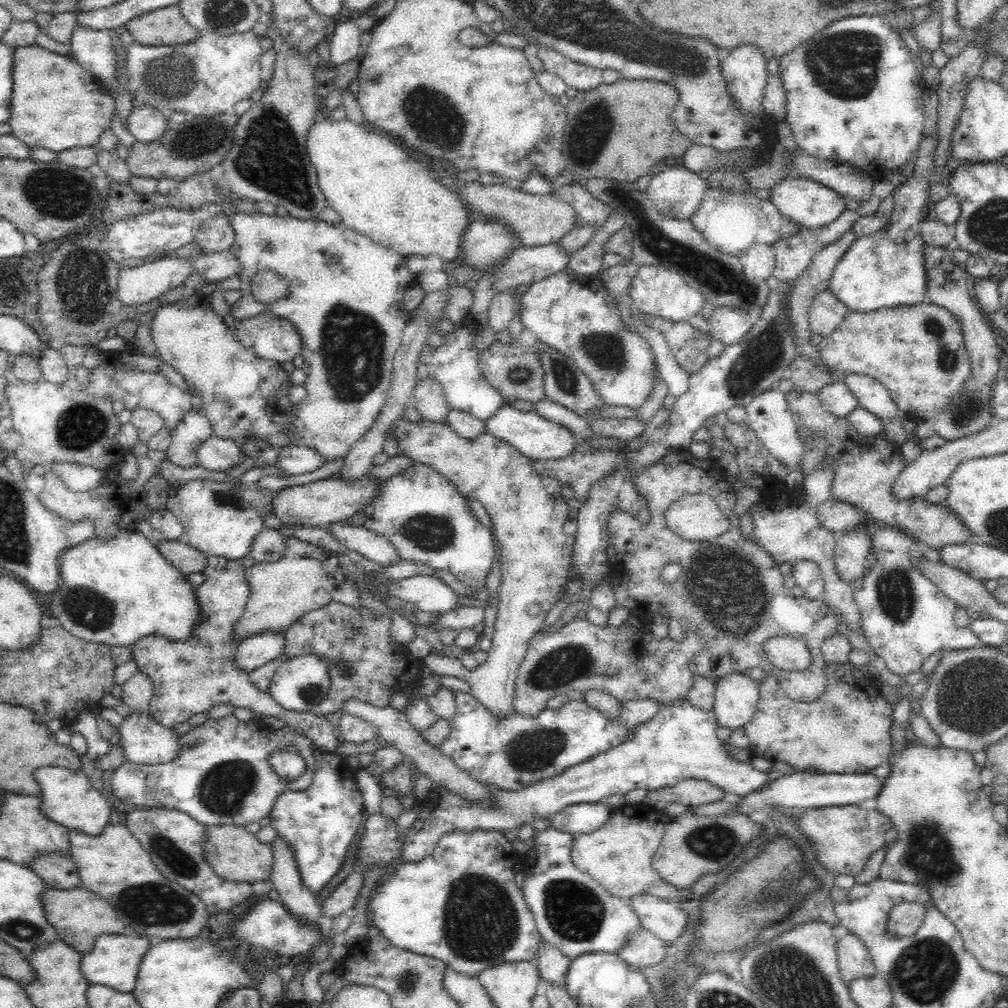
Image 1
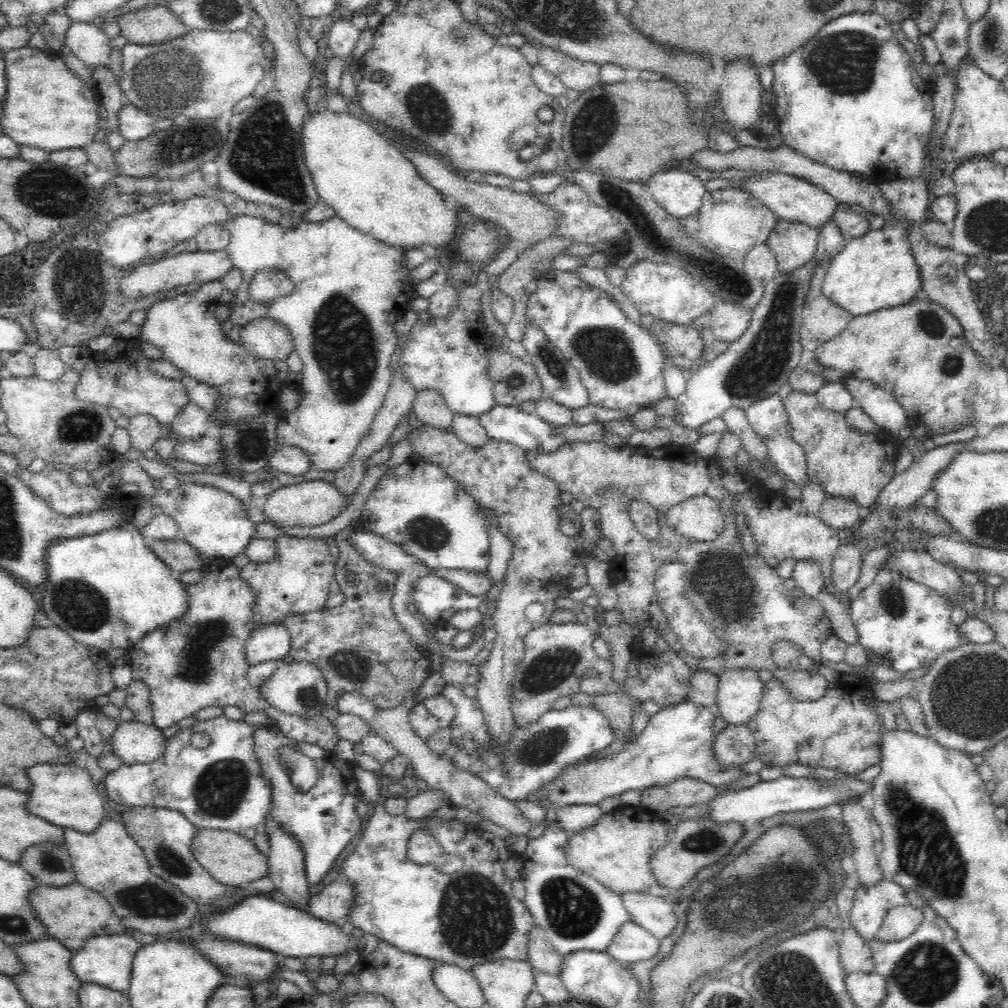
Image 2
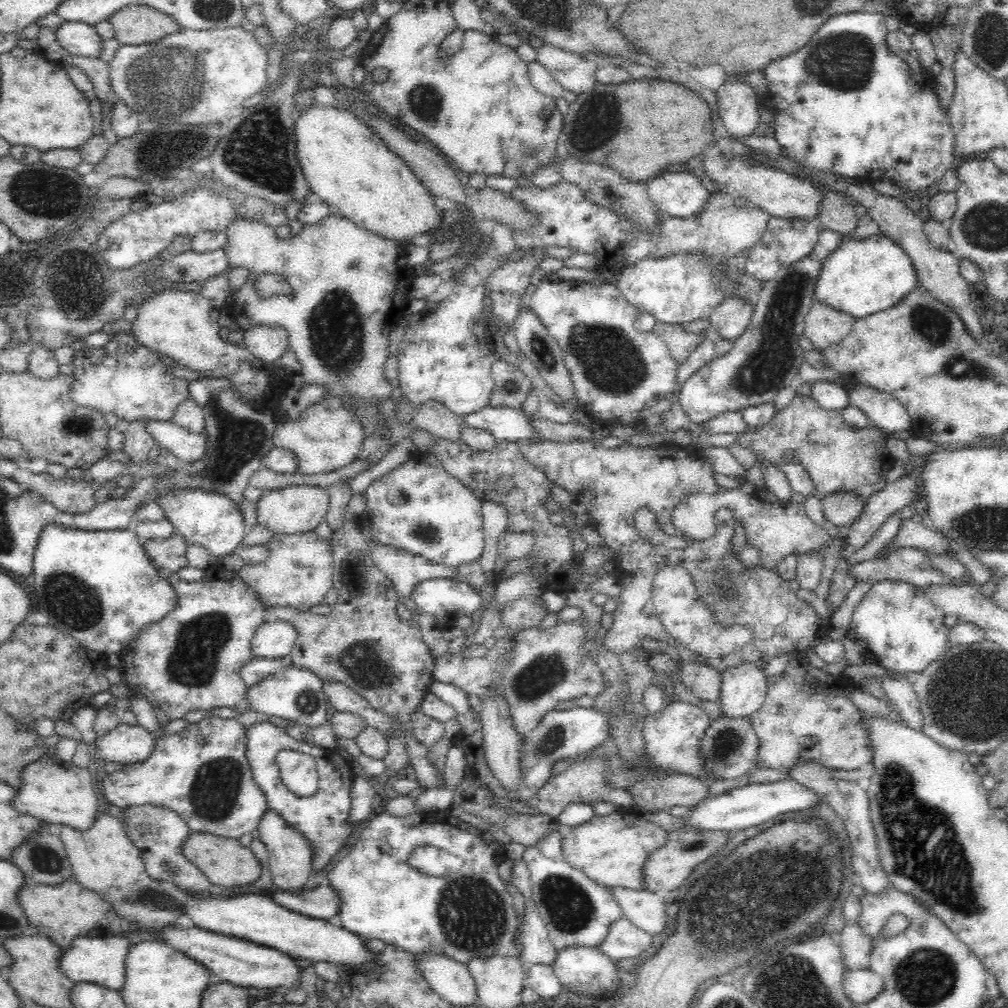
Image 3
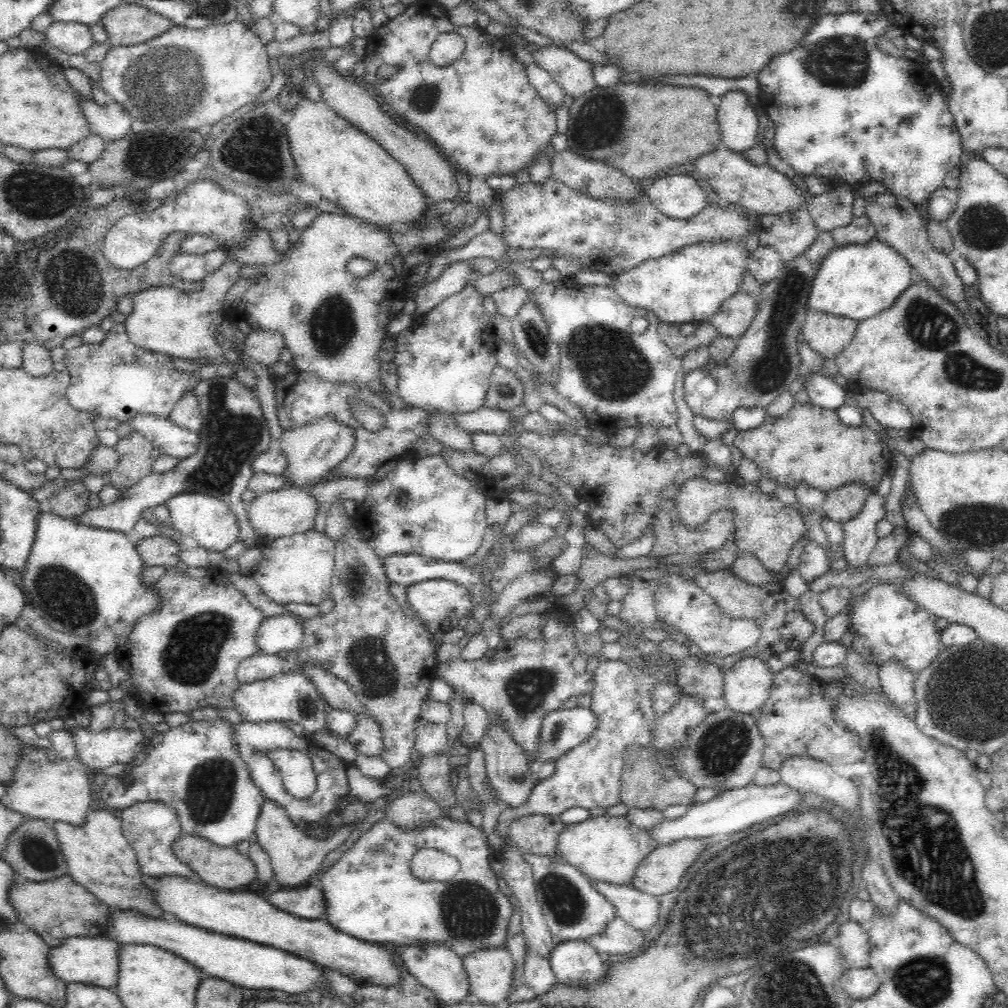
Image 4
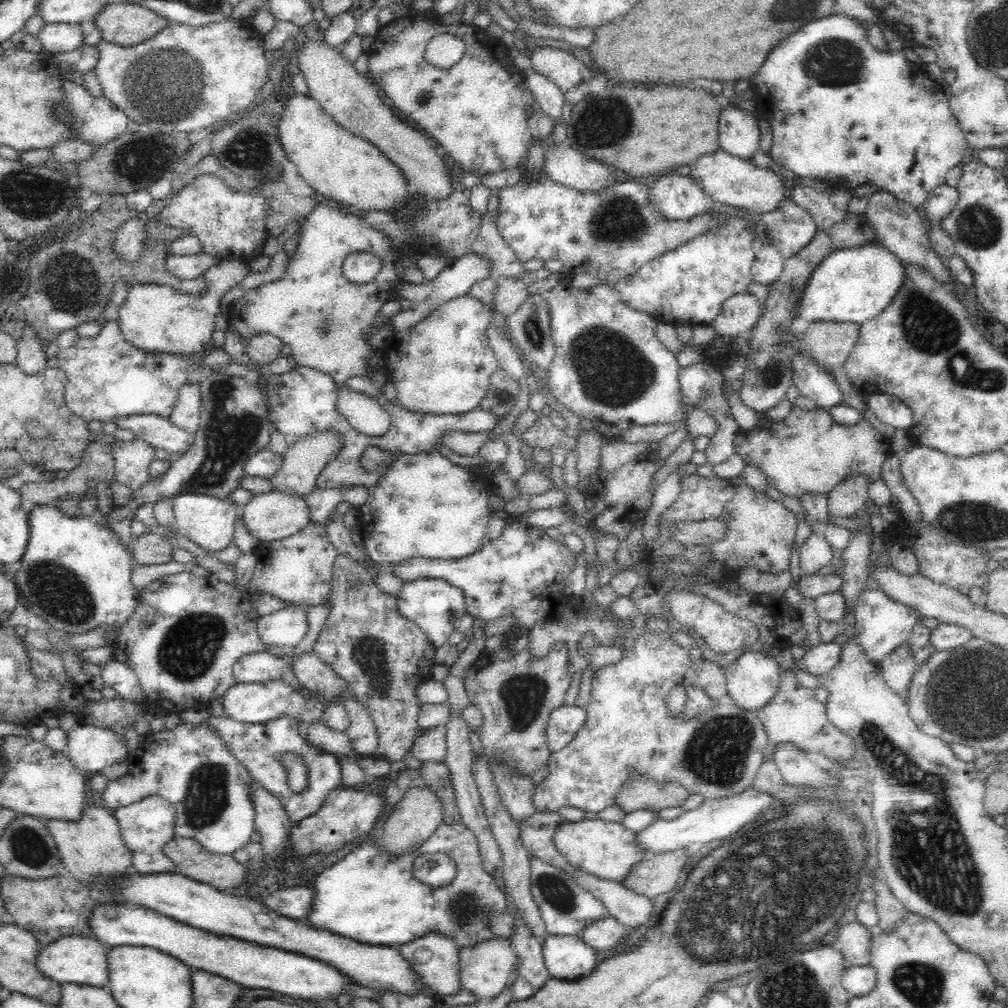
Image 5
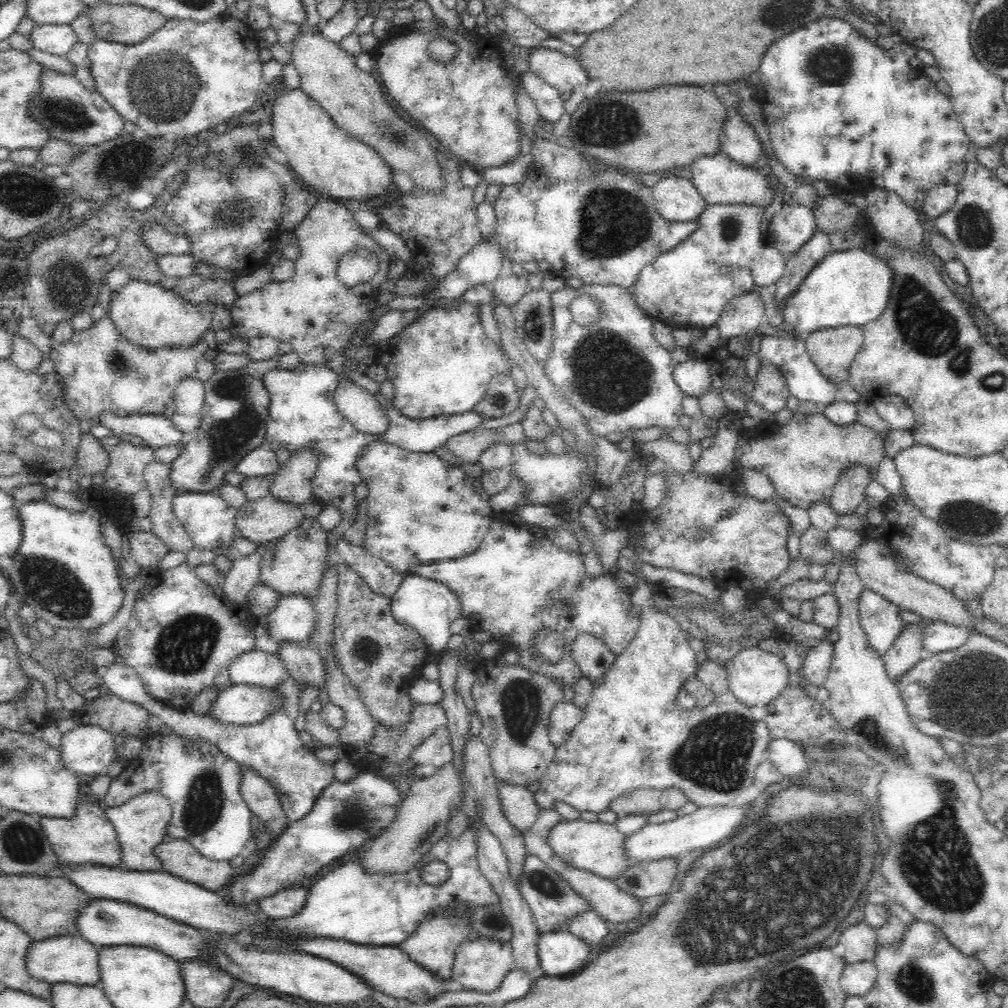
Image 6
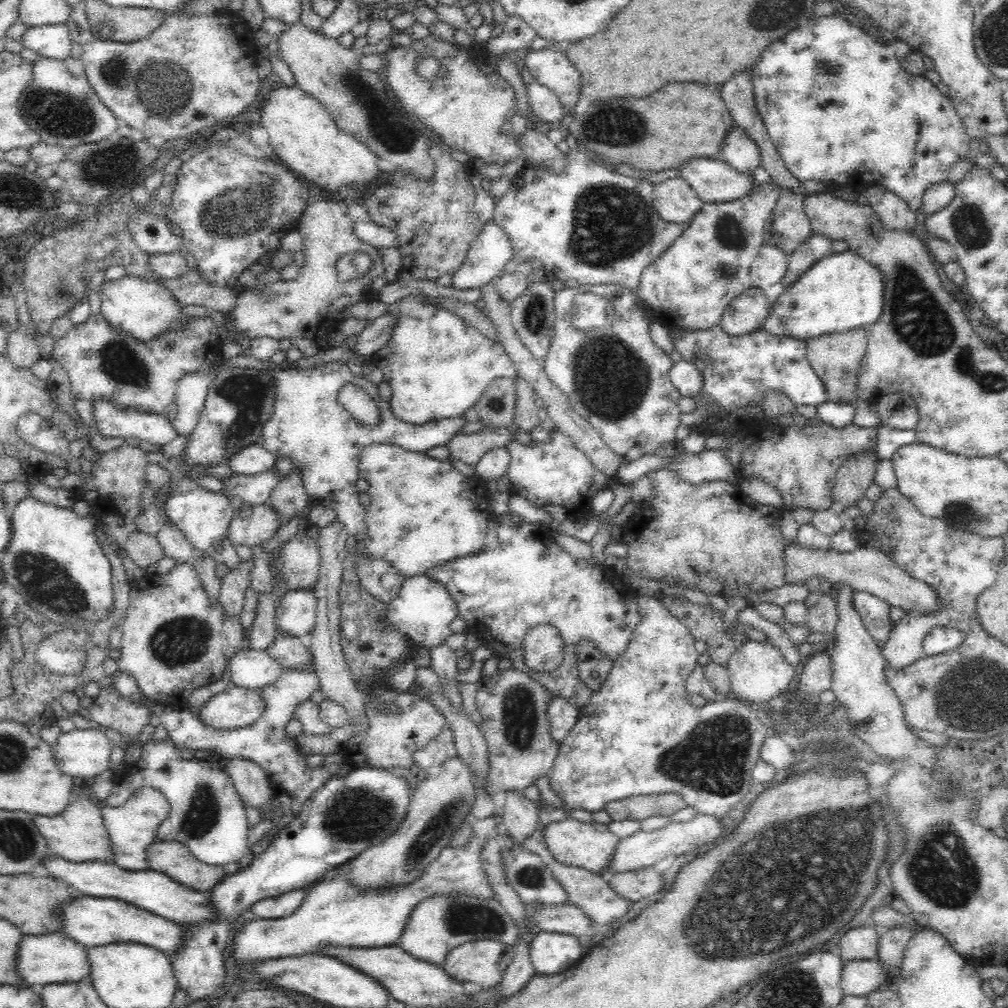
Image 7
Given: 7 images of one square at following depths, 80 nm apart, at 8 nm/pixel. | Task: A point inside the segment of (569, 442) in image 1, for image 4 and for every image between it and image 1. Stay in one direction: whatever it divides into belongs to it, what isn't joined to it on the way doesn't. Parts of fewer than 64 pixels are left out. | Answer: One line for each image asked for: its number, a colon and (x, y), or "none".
2: (503, 423)
3: (505, 423)
4: (487, 420)

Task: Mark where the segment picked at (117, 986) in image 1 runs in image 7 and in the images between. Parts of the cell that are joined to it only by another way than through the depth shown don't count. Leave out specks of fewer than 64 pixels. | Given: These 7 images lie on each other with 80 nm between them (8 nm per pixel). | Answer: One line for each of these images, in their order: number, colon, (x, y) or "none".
2: (106, 960)
3: (100, 960)
4: (90, 960)
5: (76, 959)
6: (59, 959)
7: (49, 958)

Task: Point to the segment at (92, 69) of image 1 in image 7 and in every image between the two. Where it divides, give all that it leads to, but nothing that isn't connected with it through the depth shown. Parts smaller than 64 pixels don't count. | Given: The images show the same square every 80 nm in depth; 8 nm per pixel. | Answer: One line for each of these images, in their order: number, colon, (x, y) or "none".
2: (85, 41)
3: (78, 38)
4: (71, 38)
5: (55, 38)
6: (58, 40)
7: (52, 41)

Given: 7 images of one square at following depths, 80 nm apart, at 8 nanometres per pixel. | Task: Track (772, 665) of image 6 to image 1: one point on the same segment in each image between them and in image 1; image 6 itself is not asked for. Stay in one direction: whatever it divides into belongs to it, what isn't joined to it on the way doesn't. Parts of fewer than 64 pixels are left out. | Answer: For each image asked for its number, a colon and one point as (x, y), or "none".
1: (736, 699)
2: (739, 693)
3: (744, 688)
4: (747, 685)
5: (753, 679)

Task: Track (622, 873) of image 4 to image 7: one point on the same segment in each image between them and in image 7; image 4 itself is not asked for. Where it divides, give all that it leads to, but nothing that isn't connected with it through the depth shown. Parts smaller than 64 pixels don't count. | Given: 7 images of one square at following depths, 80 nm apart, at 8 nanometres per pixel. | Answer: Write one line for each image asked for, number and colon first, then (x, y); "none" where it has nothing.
5: (605, 849)
6: (598, 847)
7: (589, 846)

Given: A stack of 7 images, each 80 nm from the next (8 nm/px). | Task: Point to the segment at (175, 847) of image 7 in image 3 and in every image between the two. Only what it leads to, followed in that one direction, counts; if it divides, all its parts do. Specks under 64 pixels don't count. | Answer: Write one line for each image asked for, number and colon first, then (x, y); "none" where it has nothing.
3: (225, 862)
4: (224, 867)
5: (223, 872)
6: (178, 857)

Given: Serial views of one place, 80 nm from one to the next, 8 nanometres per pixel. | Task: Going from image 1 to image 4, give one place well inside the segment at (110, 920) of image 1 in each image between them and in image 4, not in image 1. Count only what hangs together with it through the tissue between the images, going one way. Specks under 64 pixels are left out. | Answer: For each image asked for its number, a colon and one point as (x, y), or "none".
2: (71, 913)
3: (64, 911)
4: (56, 909)

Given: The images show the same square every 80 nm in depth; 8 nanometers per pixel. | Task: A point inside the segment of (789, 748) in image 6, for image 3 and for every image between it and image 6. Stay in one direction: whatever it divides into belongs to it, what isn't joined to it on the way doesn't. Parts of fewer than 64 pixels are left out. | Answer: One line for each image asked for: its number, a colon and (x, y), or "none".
3: (850, 802)
4: (808, 775)
5: (796, 769)

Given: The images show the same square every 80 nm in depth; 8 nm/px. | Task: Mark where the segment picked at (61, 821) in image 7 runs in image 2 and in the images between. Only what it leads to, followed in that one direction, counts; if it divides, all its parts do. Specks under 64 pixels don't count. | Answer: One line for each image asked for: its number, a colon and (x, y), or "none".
2: (107, 860)
3: (103, 859)
4: (98, 857)
5: (92, 848)
6: (88, 836)

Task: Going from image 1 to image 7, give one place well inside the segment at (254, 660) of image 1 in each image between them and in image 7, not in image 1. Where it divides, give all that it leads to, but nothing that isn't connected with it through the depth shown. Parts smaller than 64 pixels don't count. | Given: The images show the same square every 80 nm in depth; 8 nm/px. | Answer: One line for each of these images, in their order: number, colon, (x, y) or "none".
2: (271, 641)
3: (276, 639)
4: (282, 632)
5: (287, 627)
6: (293, 619)
7: (296, 614)

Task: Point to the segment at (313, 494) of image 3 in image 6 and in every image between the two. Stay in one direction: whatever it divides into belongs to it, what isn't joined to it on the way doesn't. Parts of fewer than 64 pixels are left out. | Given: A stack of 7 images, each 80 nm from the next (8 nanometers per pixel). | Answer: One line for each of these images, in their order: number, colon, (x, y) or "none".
4: (286, 512)
5: (271, 516)
6: (265, 519)

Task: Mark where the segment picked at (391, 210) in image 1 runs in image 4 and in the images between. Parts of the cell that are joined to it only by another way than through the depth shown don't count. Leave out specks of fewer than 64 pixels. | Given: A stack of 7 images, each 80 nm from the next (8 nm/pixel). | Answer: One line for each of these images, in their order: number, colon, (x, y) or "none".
2: (356, 170)
3: (346, 164)
4: (346, 166)

